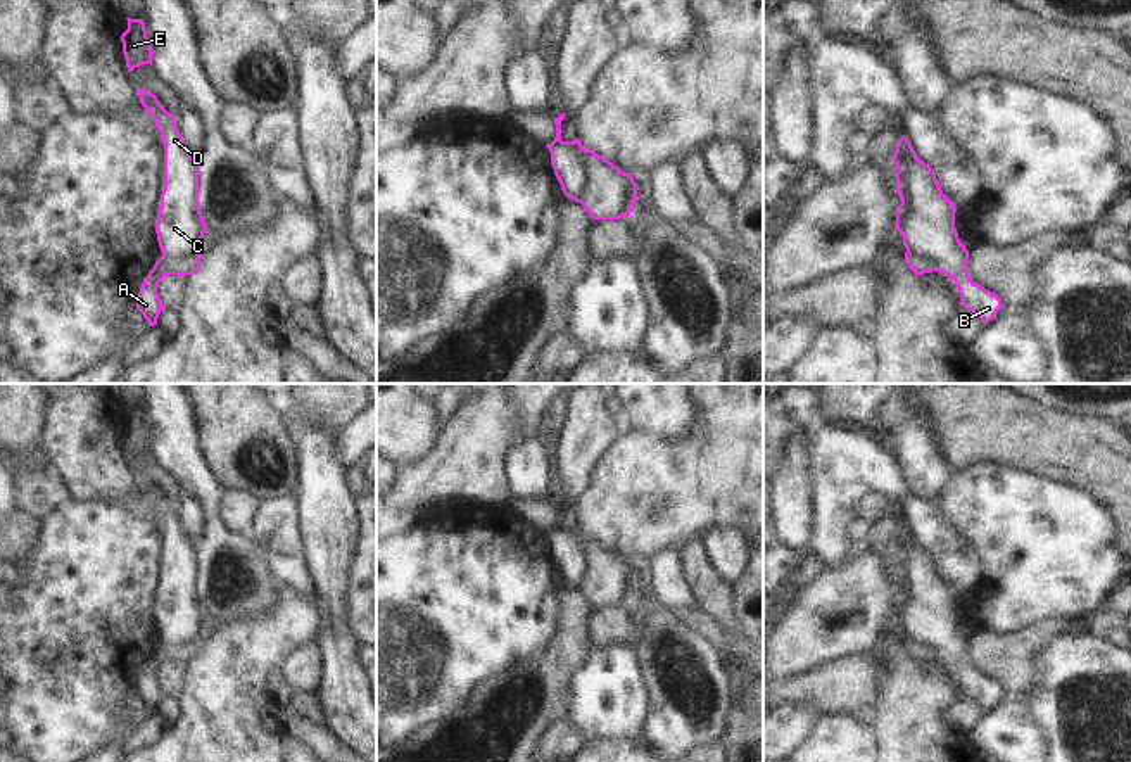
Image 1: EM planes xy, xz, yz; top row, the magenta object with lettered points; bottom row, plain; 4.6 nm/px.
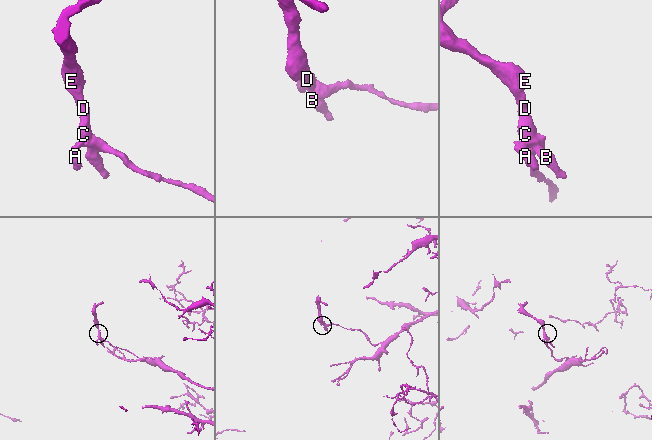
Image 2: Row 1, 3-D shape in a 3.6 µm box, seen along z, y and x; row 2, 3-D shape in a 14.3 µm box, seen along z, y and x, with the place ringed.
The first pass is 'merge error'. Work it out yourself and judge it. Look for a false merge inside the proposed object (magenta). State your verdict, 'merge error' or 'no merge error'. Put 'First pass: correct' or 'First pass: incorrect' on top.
First pass: correct
merge error

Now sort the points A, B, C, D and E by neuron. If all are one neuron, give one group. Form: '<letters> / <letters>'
A / B C D E

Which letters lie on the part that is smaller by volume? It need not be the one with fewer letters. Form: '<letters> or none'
B, C, D, E

